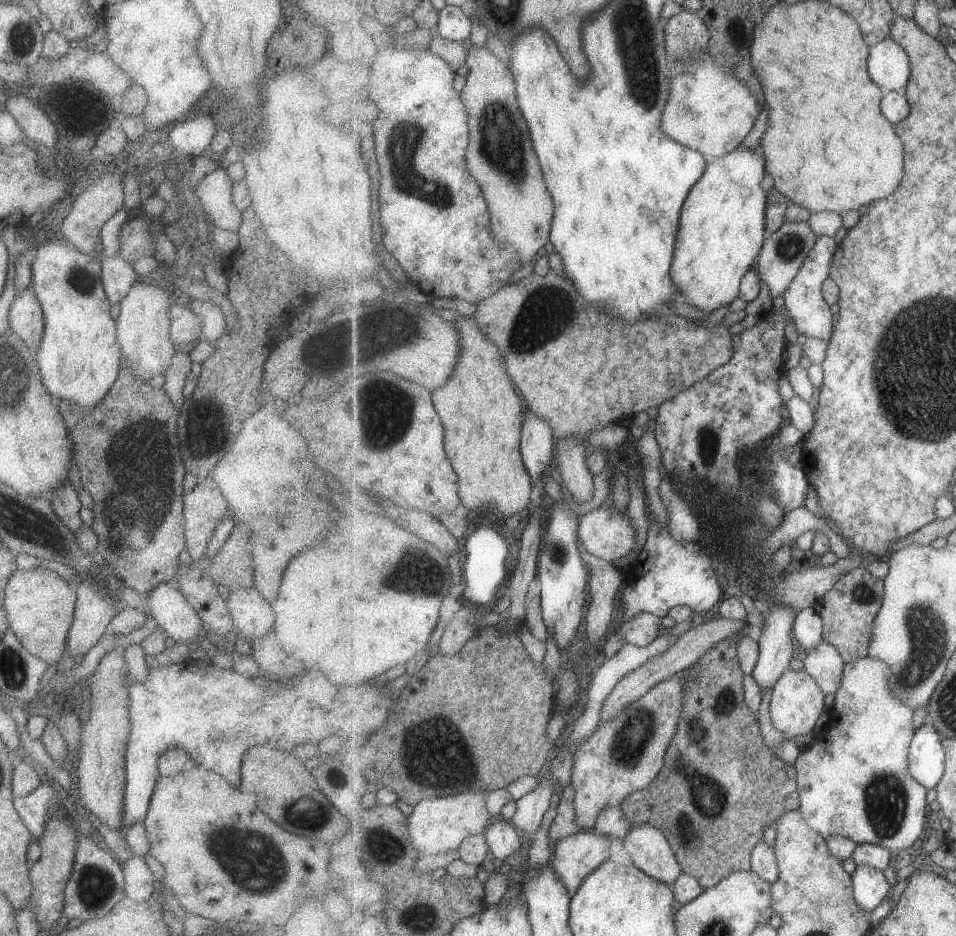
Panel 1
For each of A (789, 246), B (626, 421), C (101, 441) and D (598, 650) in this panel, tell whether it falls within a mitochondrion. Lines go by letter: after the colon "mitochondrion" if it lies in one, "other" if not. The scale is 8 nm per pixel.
A: mitochondrion
B: other
C: other
D: other

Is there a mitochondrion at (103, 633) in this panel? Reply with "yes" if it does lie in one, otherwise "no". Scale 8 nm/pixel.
no

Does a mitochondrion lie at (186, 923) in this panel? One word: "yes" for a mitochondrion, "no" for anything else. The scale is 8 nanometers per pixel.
no

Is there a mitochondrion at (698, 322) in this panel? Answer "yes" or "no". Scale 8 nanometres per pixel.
no

